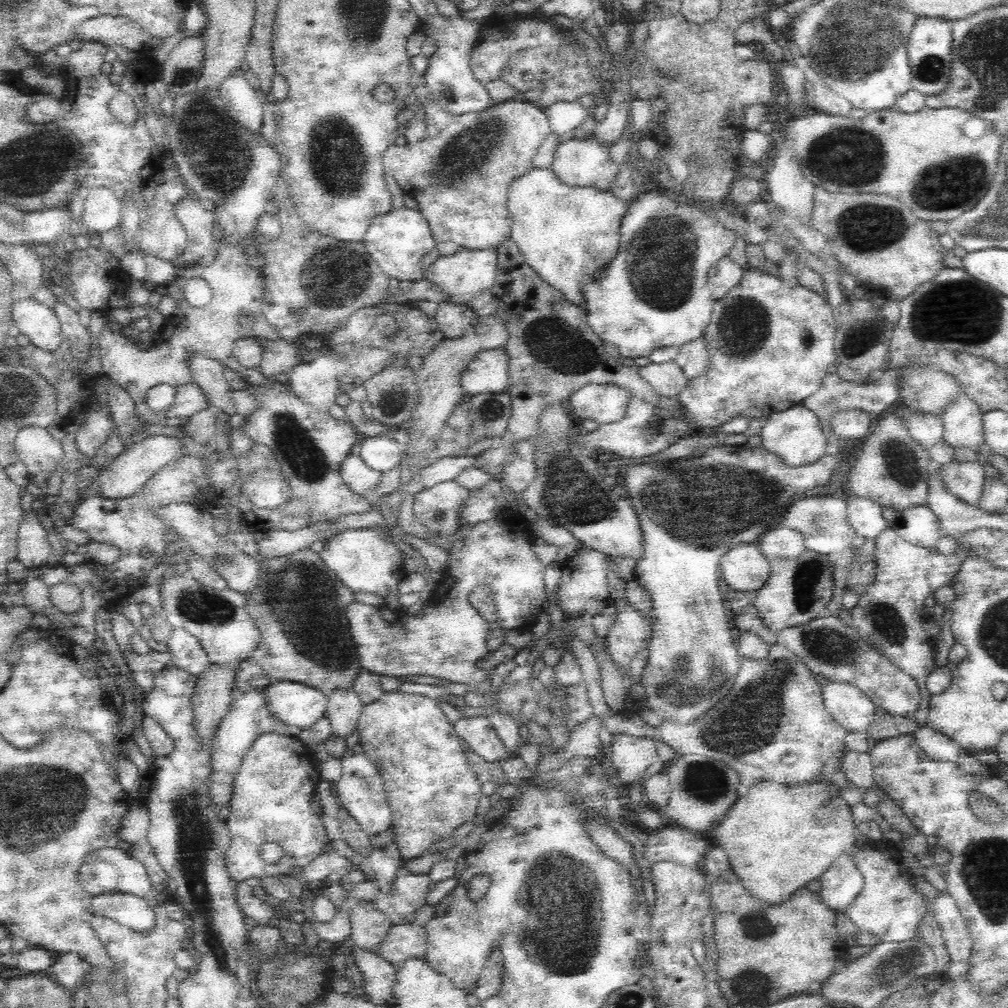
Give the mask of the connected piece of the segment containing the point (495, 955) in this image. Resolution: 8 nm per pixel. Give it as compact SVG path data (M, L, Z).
M494 950L488 956L486 968L478 976L478 984L472 990L480 1002L484 1002L484 1000L500 994L502 972L504 972L504 954L502 954L502 950Z

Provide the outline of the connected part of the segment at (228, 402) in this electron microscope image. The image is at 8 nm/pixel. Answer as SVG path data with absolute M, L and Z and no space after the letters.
M192 354L188 360L188 366L190 366L192 382L200 386L210 406L216 406L220 412L226 412L228 416L234 416L236 414L234 398L232 398L234 390L230 388L230 384L222 374L226 366L202 354Z

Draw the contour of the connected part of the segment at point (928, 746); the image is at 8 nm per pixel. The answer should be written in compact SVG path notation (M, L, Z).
M928 726L916 730L914 740L924 750L924 754L928 754L928 758L936 760L936 762L956 762L962 752L962 748L954 740L946 738L944 734L940 734Z

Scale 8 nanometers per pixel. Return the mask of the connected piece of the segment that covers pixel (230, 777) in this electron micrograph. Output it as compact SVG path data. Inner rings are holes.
M248 690L242 694L234 694L234 700L230 704L230 710L226 712L226 716L220 722L220 728L216 732L216 738L212 742L212 774L210 774L210 794L214 804L220 808L224 808L226 804L230 804L232 800L232 792L234 792L234 782L236 776L240 772L240 766L244 762L244 756L250 752L250 748L254 746L254 742L258 740L260 734L284 734L298 738L302 734L302 730L298 726L288 726L284 722L280 722L278 718L272 716L272 712L268 710L266 704L266 696L260 690Z

